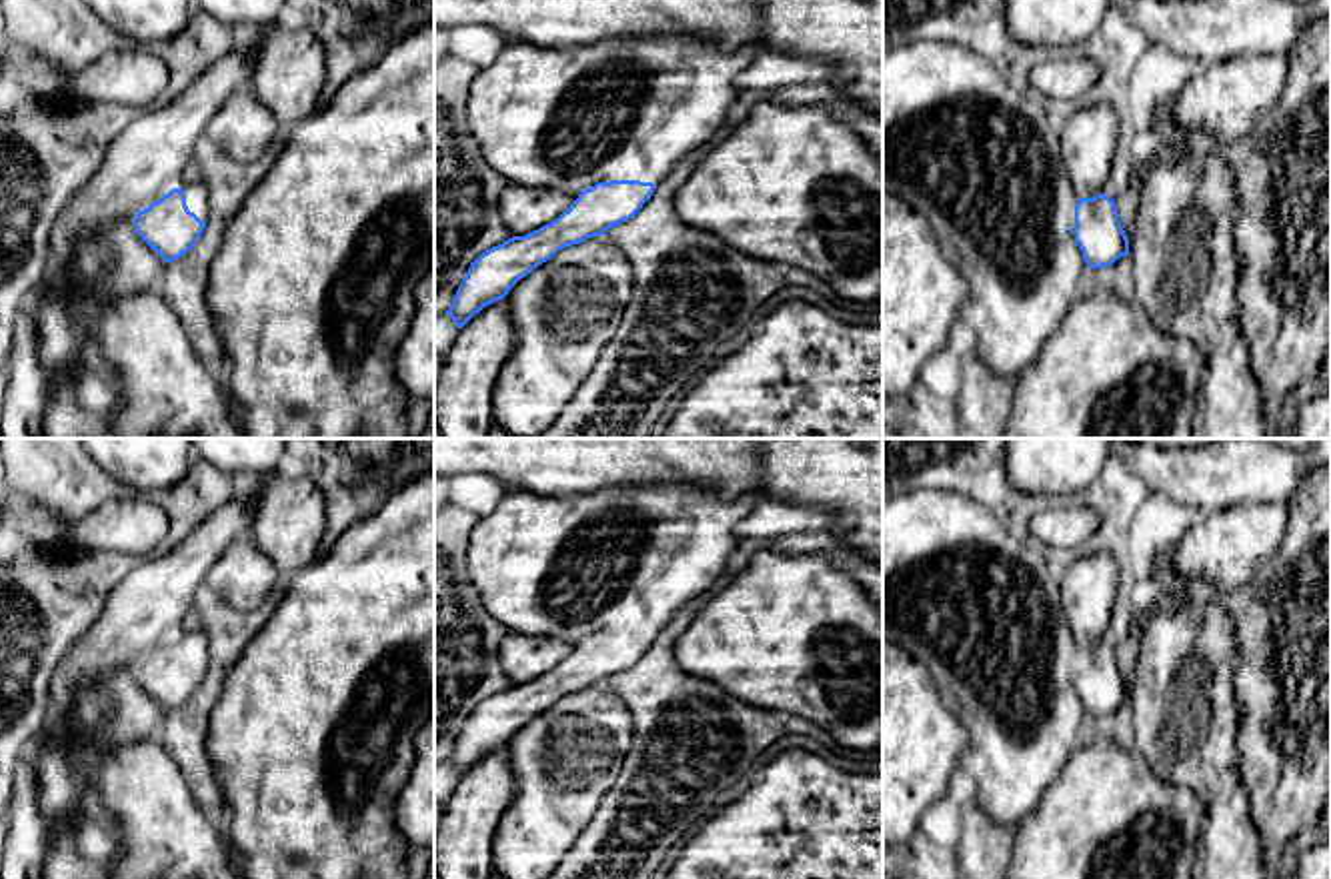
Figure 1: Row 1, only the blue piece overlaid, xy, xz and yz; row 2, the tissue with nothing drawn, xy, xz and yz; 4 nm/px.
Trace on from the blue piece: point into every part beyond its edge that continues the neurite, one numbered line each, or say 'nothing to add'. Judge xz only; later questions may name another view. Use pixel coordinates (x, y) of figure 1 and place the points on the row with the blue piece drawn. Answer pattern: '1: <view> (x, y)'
1: xz (633, 107)

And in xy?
1: xy (117, 263)

